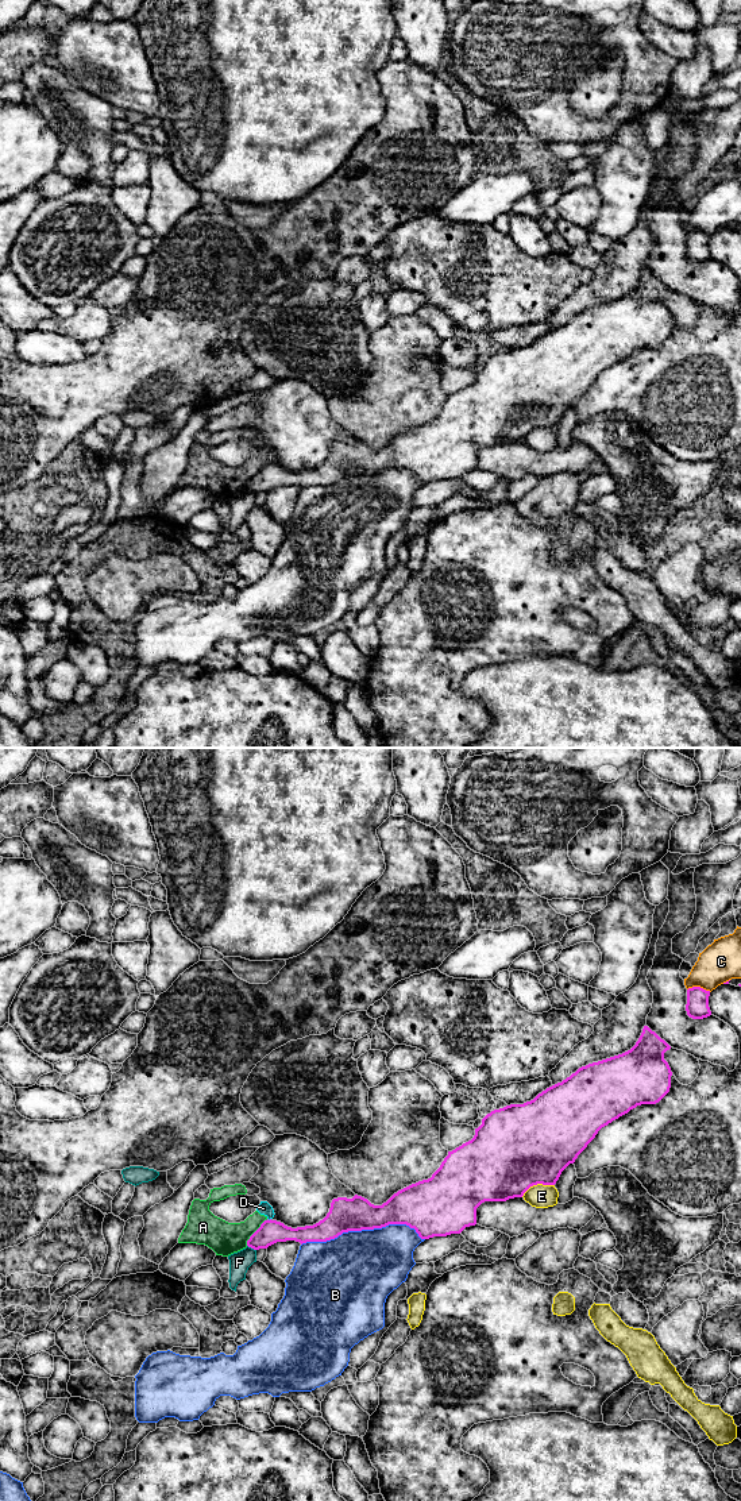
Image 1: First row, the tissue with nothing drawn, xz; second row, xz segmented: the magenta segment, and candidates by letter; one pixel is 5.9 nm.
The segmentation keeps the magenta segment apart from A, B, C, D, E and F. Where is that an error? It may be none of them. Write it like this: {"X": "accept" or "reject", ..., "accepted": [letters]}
{"A": "reject", "B": "reject", "C": "reject", "D": "reject", "E": "reject", "F": "reject", "accepted": []}

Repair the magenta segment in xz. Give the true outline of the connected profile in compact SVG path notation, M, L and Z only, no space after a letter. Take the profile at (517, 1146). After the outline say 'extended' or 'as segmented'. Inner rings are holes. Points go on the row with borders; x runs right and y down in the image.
M644 1026L638 1041L630 1050L579 1068L570 1077L547 1088L530 1101L510 1104L487 1114L482 1119L482 1124L475 1128L474 1138L448 1151L448 1155L431 1178L398 1191L382 1205L374 1205L358 1195L352 1199L337 1197L332 1200L327 1216L313 1226L292 1228L277 1220L265 1220L250 1236L247 1246L259 1250L286 1240L296 1240L301 1245L306 1242L327 1242L343 1232L382 1228L389 1224L406 1224L414 1228L421 1239L460 1234L466 1227L476 1224L476 1208L482 1203L522 1197L530 1186L537 1184L555 1185L561 1172L575 1162L602 1127L637 1106L659 1103L671 1088L672 1072L664 1060L664 1053L669 1049L671 1046L664 1039L648 1026Z; as segmented

